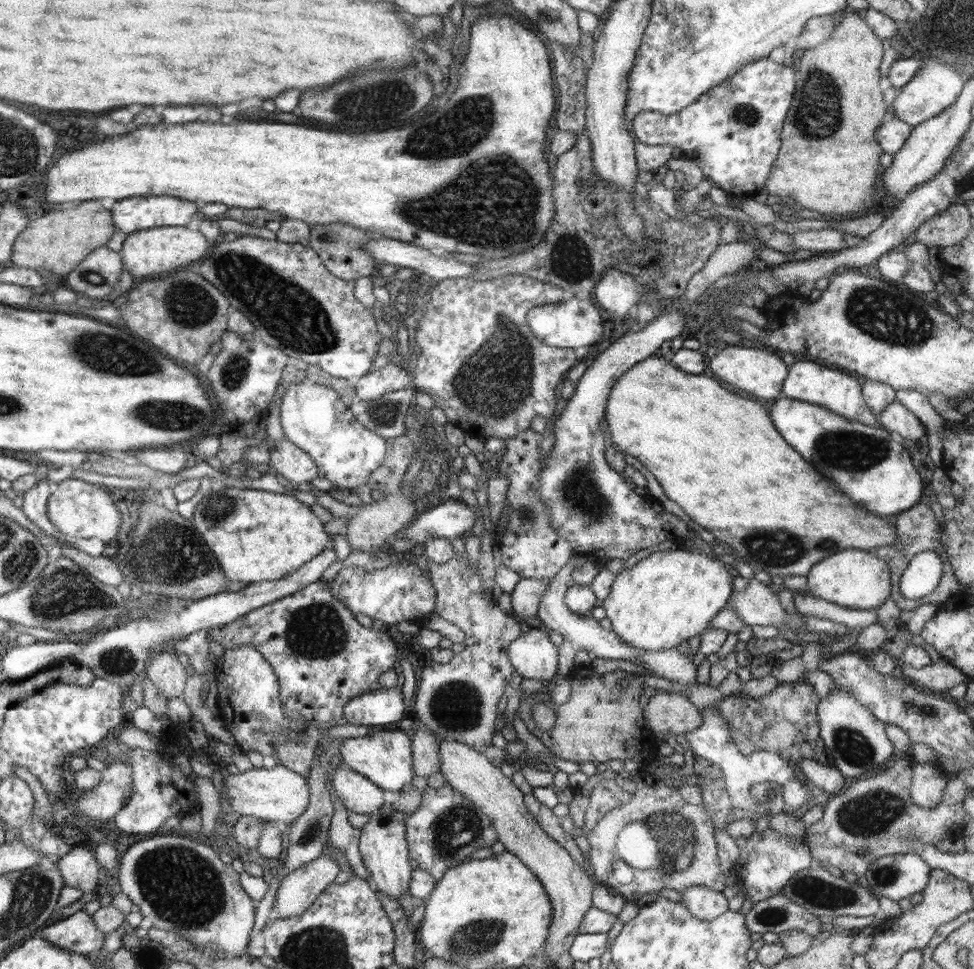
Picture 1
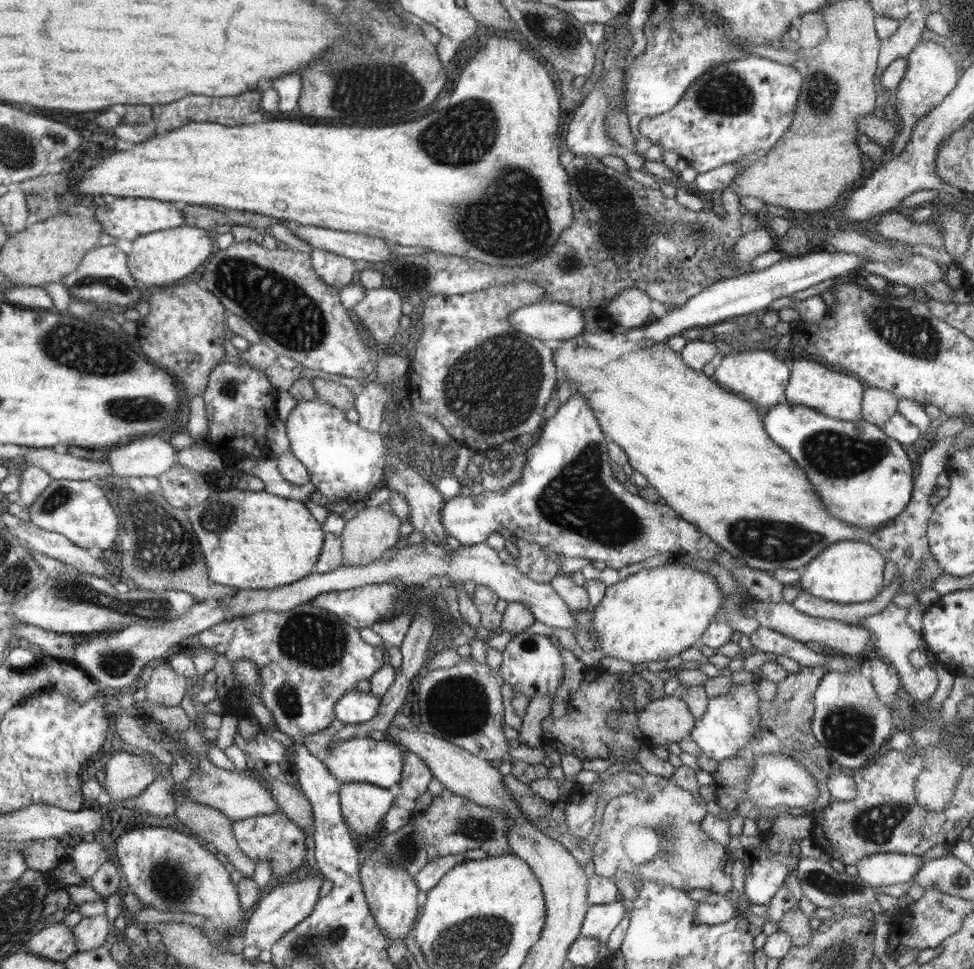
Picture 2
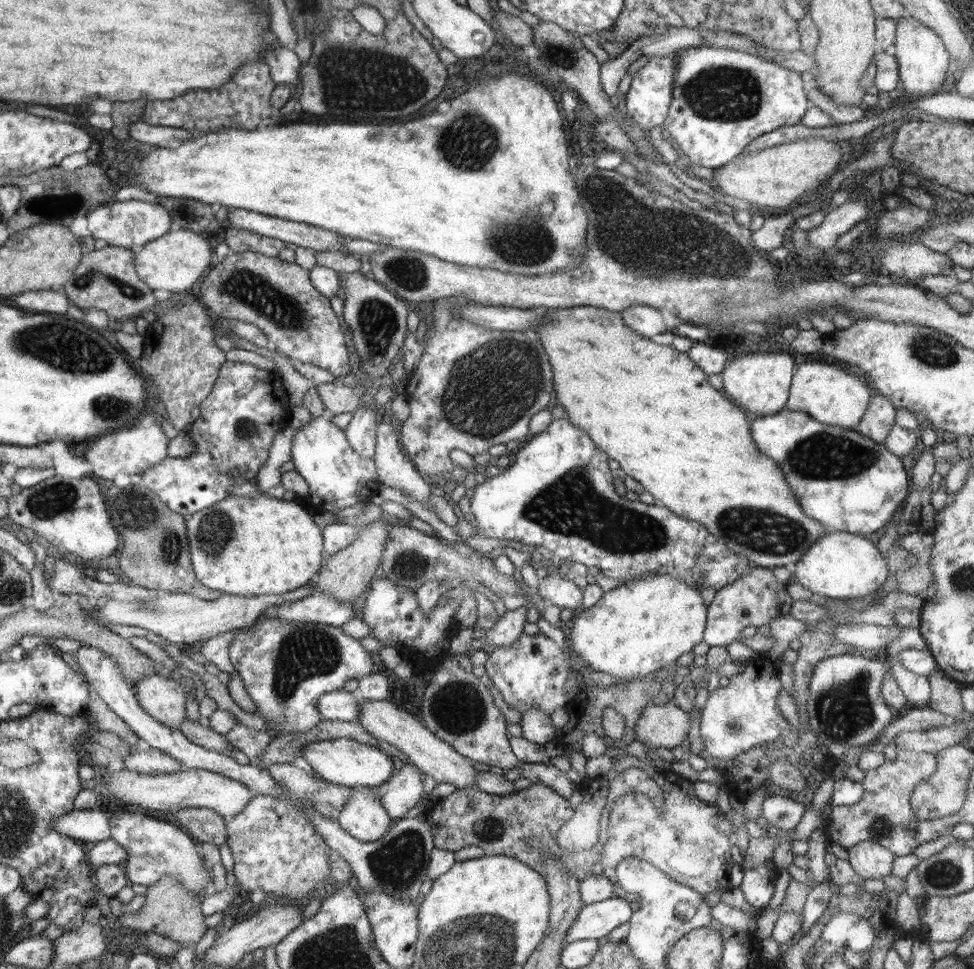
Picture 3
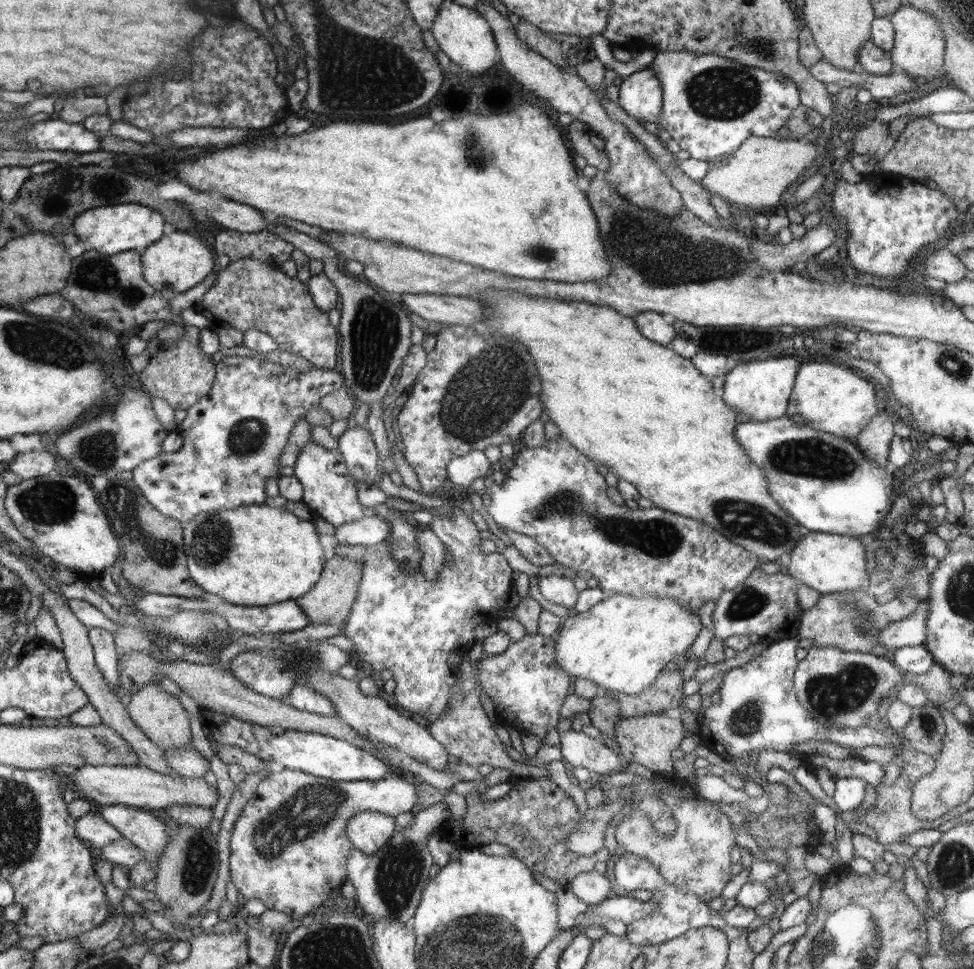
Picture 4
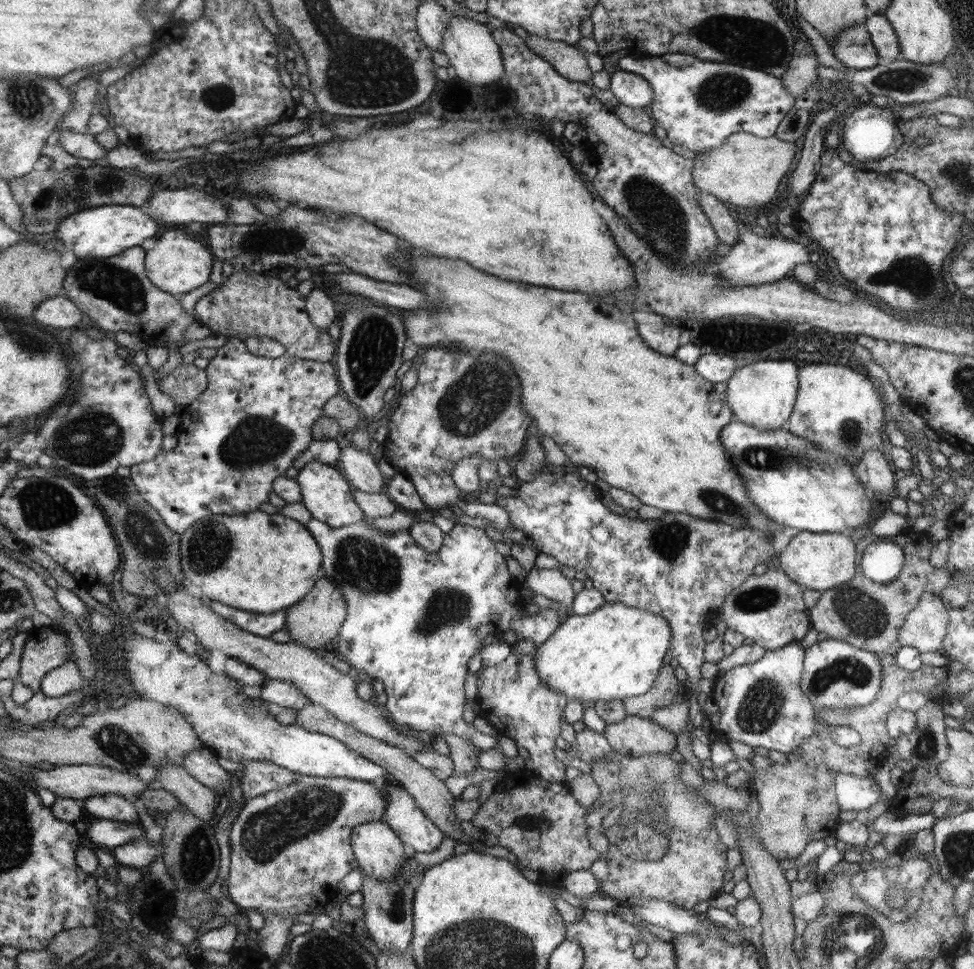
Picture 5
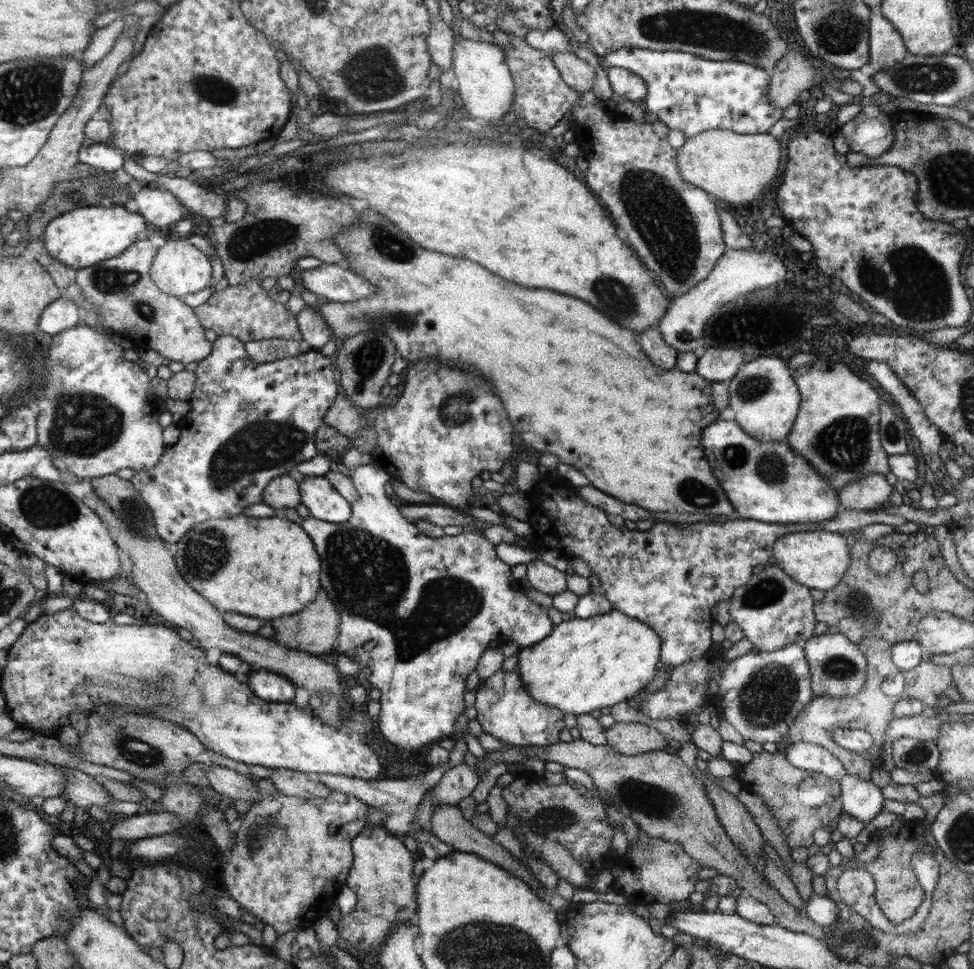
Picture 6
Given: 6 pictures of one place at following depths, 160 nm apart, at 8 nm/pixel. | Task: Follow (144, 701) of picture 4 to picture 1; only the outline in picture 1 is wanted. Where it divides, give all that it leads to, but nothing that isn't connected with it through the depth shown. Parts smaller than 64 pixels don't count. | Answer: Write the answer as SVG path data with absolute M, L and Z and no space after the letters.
M173 650L152 655L146 661L144 674L167 699L182 698L188 674Z

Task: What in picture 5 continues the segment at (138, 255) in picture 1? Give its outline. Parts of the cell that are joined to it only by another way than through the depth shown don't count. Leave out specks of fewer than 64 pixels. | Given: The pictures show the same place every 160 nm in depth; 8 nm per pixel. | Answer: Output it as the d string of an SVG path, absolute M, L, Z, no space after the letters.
M168 230L156 246L145 251L144 272L146 277L159 289L169 292L175 297L177 294L184 294L206 284L210 280L210 268L212 268L212 254L210 250L196 242L190 240L184 232L178 230Z

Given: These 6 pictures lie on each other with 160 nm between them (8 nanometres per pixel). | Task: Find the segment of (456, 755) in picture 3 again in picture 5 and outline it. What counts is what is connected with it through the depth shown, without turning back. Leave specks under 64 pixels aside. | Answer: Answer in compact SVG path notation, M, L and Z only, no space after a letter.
M158 569L157 580L158 587L164 591L164 600L167 600L165 610L182 629L194 632L205 650L220 650L224 655L232 658L237 657L238 660L260 669L270 679L285 680L293 684L302 694L306 695L310 703L316 703L326 708L340 721L359 732L369 734L392 746L406 749L408 753L424 750L420 740L414 740L412 736L406 736L406 734L398 732L390 724L390 720L382 714L382 710L378 706L374 706L370 702L362 702L362 697L358 695L356 689L358 682L355 678L349 674L342 674L342 672L332 667L320 653L297 643L280 644L280 642L274 642L270 638L256 636L251 632L246 632L245 629L238 628L238 625L235 625L233 621L218 616L201 599L201 596L192 596L187 581L180 588L177 585L176 577L164 572L164 569Z

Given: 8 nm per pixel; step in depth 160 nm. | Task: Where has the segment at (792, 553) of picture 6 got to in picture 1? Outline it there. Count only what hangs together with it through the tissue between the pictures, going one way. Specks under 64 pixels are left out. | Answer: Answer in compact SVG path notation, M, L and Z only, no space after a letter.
M847 548L827 556L826 560L818 562L810 569L806 578L807 593L854 610L877 611L892 592L891 570L883 558L878 557L874 552L857 548Z

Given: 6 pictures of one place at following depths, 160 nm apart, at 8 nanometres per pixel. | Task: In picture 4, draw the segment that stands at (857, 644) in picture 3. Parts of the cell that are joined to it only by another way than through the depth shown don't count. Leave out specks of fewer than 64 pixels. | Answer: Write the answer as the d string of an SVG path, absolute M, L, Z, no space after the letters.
M928 599L921 600L916 612L912 612L908 618L892 622L882 629L876 636L876 642L880 642L888 649L924 645L928 639L928 630L926 630L928 611L930 611Z

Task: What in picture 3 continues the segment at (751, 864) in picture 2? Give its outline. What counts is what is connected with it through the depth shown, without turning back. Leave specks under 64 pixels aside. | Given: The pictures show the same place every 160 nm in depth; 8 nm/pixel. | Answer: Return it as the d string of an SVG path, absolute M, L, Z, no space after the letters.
M771 863L744 870L743 881L739 887L750 906L761 910L768 907L774 894L777 874L778 871Z

